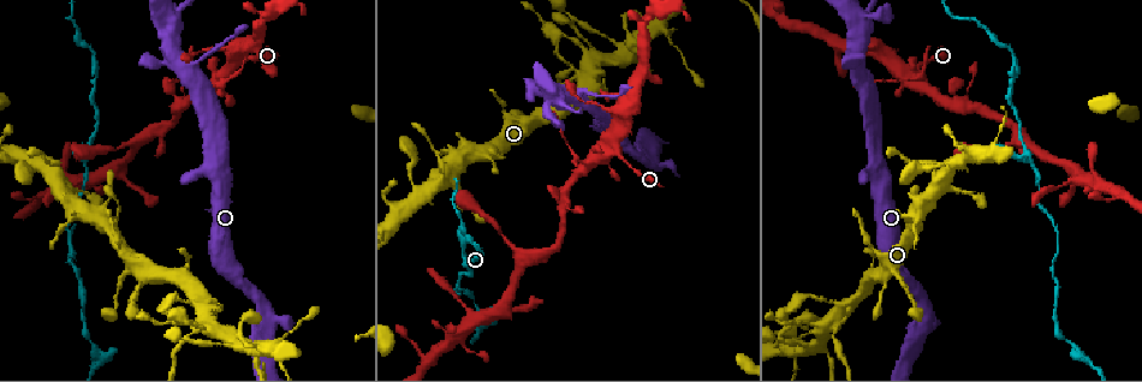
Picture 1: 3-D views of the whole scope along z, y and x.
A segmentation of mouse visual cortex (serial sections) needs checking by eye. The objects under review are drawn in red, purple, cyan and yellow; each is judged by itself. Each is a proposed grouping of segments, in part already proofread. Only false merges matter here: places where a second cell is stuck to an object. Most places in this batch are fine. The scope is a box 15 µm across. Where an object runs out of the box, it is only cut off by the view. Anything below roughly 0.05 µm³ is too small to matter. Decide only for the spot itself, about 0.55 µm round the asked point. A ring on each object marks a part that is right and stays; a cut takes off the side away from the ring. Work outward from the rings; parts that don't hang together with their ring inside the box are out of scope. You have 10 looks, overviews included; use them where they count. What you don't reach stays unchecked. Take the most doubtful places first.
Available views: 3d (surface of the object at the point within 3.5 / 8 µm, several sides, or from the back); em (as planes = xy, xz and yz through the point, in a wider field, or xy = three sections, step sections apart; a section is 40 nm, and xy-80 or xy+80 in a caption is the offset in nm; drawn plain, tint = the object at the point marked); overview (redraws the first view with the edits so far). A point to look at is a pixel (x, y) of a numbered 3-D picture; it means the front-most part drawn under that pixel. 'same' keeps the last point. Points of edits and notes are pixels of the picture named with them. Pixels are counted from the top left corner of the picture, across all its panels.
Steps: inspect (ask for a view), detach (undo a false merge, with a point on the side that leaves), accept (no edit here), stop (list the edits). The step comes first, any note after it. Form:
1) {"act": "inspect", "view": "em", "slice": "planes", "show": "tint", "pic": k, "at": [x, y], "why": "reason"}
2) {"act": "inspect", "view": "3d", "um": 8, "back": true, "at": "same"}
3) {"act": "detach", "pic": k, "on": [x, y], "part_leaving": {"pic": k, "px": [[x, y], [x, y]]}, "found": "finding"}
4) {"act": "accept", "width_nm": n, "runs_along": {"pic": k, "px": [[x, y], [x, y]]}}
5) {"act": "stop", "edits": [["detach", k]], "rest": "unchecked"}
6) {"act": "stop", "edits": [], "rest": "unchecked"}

{"act": "inspect", "view": "3d", "um": 8, "pic": 1, "at": [802, 321]}

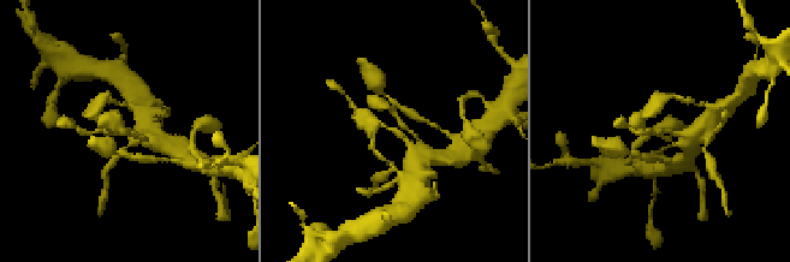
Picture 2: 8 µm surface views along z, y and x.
{"act": "inspect", "view": "3d", "um": 3.5, "pic": 2, "at": [664, 131]}

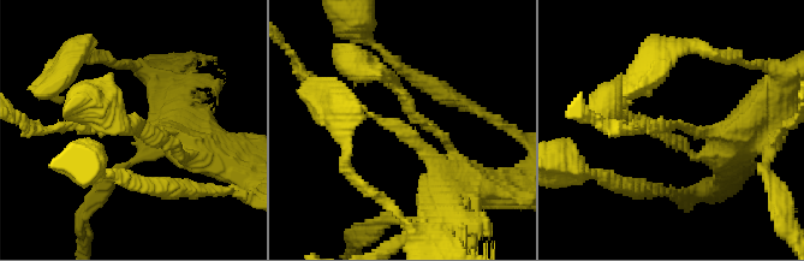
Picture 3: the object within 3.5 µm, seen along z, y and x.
{"act": "inspect", "view": "em", "slice": "xy", "step": 1, "show": "tint", "pic": 3, "at": [411, 118], "arms": 3, "arm_widths_nm": [100, 200, 300]}

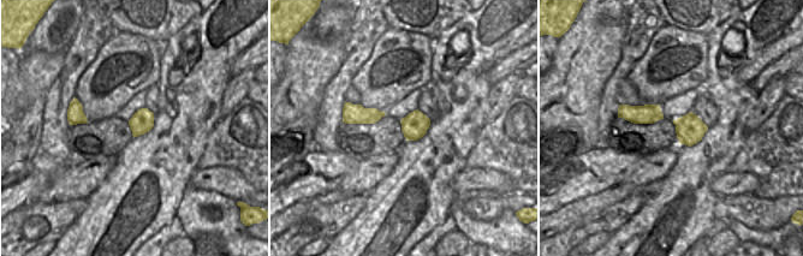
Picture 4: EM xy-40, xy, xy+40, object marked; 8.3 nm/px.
{"act": "accept", "runs_along": {"pic": 3, "px": [[438, 181], [404, 94], [367, 69]]}, "found": "one cell here"}

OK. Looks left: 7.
{"act": "inspect", "view": "3d", "um": 3.5, "pic": 1, "at": [472, 272], "why": "calibre changes"}

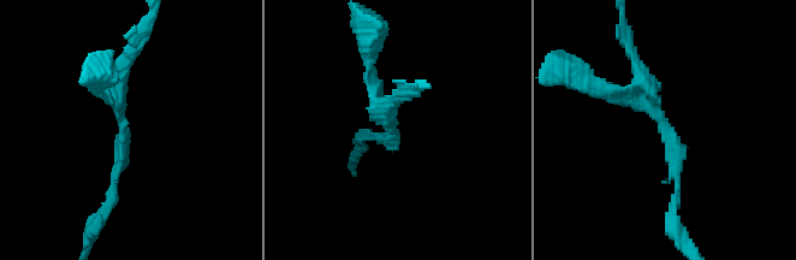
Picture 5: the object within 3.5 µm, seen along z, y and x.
{"act": "inspect", "view": "em", "slice": "xy", "step": 3, "show": "tint", "pic": 5, "at": [396, 131], "why": "need the tissue"}

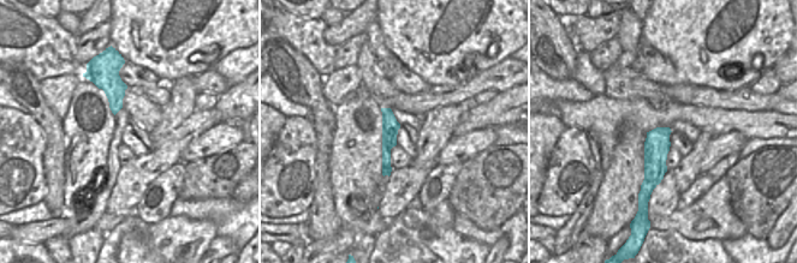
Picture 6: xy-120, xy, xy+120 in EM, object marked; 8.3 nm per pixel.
{"act": "accept", "arm_widths_nm": [100, 250], "runs_along": {"pic": 6, "px": [[387, 111], [388, 143], [385, 172]]}, "found": "one cell here"}

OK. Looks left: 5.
{"act": "inspect", "view": "3d", "um": 3.5, "pic": 1, "at": [102, 351], "why": "arms part here"}

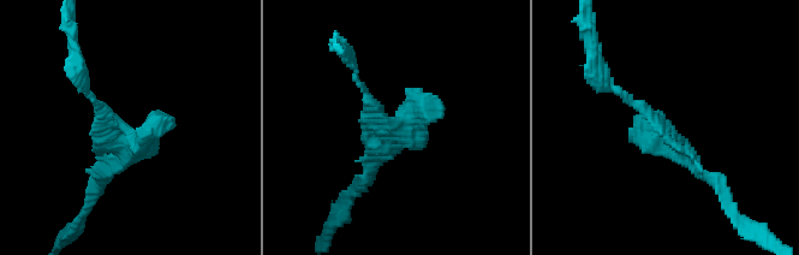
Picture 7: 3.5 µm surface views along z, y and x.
{"act": "inspect", "view": "em", "slice": "planes", "show": "tint", "pic": 7, "at": [388, 129], "why": "need the tissue"}

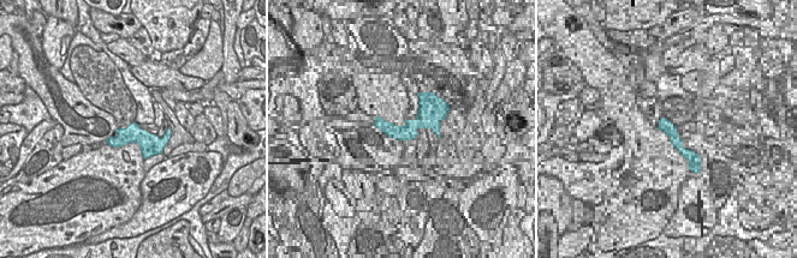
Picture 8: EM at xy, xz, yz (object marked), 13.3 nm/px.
{"act": "accept", "runs_along": {"pic": 7, "px": [[612, 87], [665, 124], [704, 176]]}, "found": "all the same cell"}

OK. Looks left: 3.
{"act": "inspect", "view": "3d", "um": 8, "pic": 1, "at": [626, 54], "why": "four-way junction"}

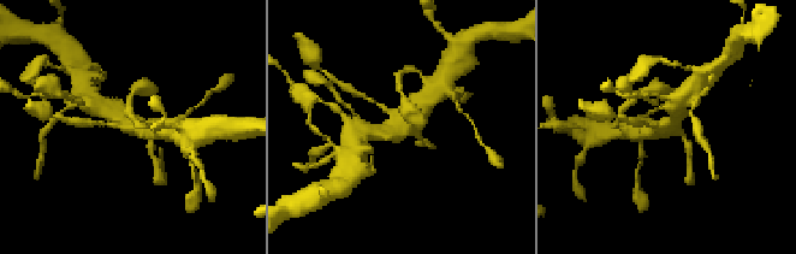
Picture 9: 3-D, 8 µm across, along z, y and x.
{"act": "inspect", "view": "em", "slice": "xy", "step": 5, "show": "tint", "pic": 9, "at": [398, 125], "arms": 4, "arm_widths_nm": [150, 250, 400, 500], "why": "shape alone is not enough"}

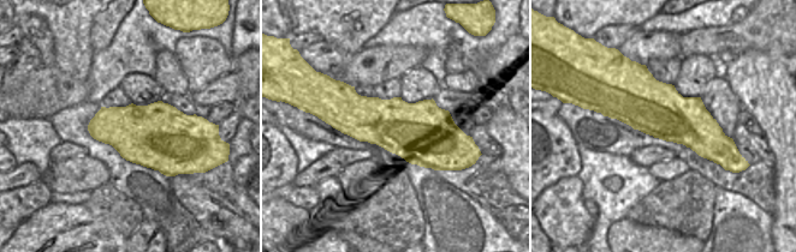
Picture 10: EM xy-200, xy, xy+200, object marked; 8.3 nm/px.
{"act": "accept", "runs_along": {"pic": 9, "px": [[368, 131], [388, 131], [426, 101]]}, "found": "one cell here"}

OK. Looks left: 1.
{"act": "stop", "edits": [], "rest": "unchecked"}

